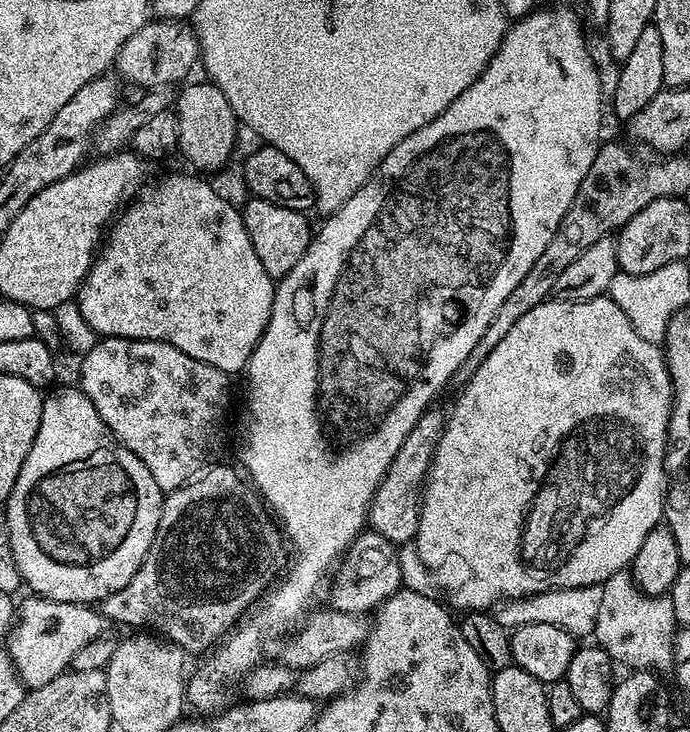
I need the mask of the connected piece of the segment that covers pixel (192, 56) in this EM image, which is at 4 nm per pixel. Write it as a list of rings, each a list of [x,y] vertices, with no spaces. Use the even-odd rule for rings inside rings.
[[[149,19],[122,46],[116,55],[114,72],[121,81],[129,80],[129,85],[145,90],[176,86],[187,81],[192,67],[200,60],[200,43],[195,27],[184,20]],[[188,76],[188,77],[187,77]],[[124,79],[124,80],[123,80]],[[180,80],[180,81],[179,81]]]

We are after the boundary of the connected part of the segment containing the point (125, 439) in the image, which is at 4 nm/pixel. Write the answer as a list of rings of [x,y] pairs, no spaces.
[[[121,336],[97,339],[94,350],[83,353],[80,364],[80,391],[94,402],[94,410],[106,422],[121,444],[131,450],[154,474],[161,492],[167,494],[196,479],[213,463],[224,444],[224,427],[232,408],[229,373],[218,370],[182,350],[157,340],[127,340]]]

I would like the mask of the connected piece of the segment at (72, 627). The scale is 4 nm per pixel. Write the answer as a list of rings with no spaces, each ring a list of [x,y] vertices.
[[[37,595],[31,599],[19,605],[18,622],[6,637],[6,647],[21,680],[29,689],[34,689],[54,682],[54,678],[69,671],[74,654],[78,654],[86,642],[105,635],[106,619],[103,611],[86,604],[45,600]]]

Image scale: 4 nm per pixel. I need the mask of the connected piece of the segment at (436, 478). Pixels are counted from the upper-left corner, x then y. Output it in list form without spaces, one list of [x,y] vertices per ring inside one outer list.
[[[605,294],[589,300],[549,298],[543,300],[538,306],[534,306],[534,310],[522,314],[522,318],[518,318],[518,322],[514,322],[513,328],[506,333],[506,338],[502,338],[502,342],[498,342],[498,346],[494,346],[494,350],[490,350],[490,354],[486,354],[486,362],[482,362],[482,366],[478,366],[476,373],[469,378],[467,384],[459,389],[459,392],[460,397],[457,398],[456,405],[453,406],[452,412],[450,408],[447,413],[444,433],[436,444],[436,454],[432,457],[432,466],[428,469],[428,479],[424,482],[424,491],[420,502],[420,521],[414,541],[415,559],[424,563],[426,570],[432,575],[433,585],[444,591],[443,599],[453,609],[460,608],[459,610],[464,612],[482,612],[495,609],[501,602],[522,600],[526,596],[536,596],[540,592],[549,592],[555,588],[602,585],[612,575],[625,571],[638,554],[642,541],[646,539],[646,534],[650,534],[650,530],[654,530],[657,524],[664,520],[664,498],[666,495],[664,450],[668,447],[668,420],[672,416],[672,379],[668,373],[668,363],[664,361],[661,345],[643,340],[634,330],[630,318],[626,318],[626,314],[616,305],[616,301],[611,295]]]

